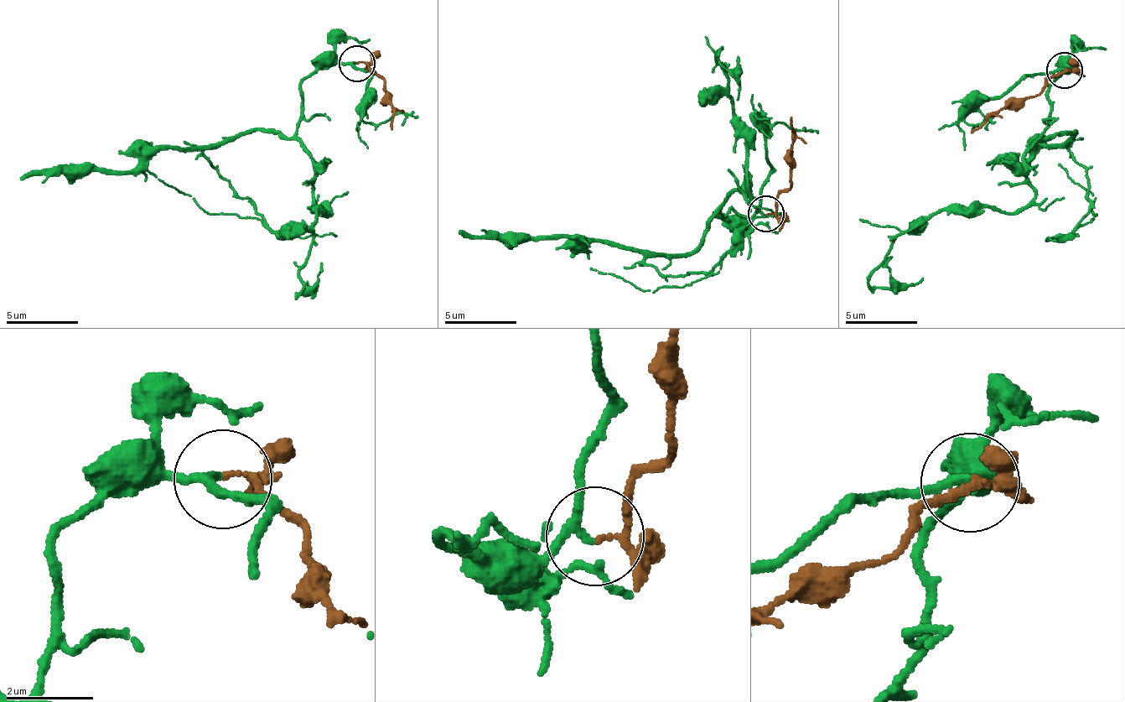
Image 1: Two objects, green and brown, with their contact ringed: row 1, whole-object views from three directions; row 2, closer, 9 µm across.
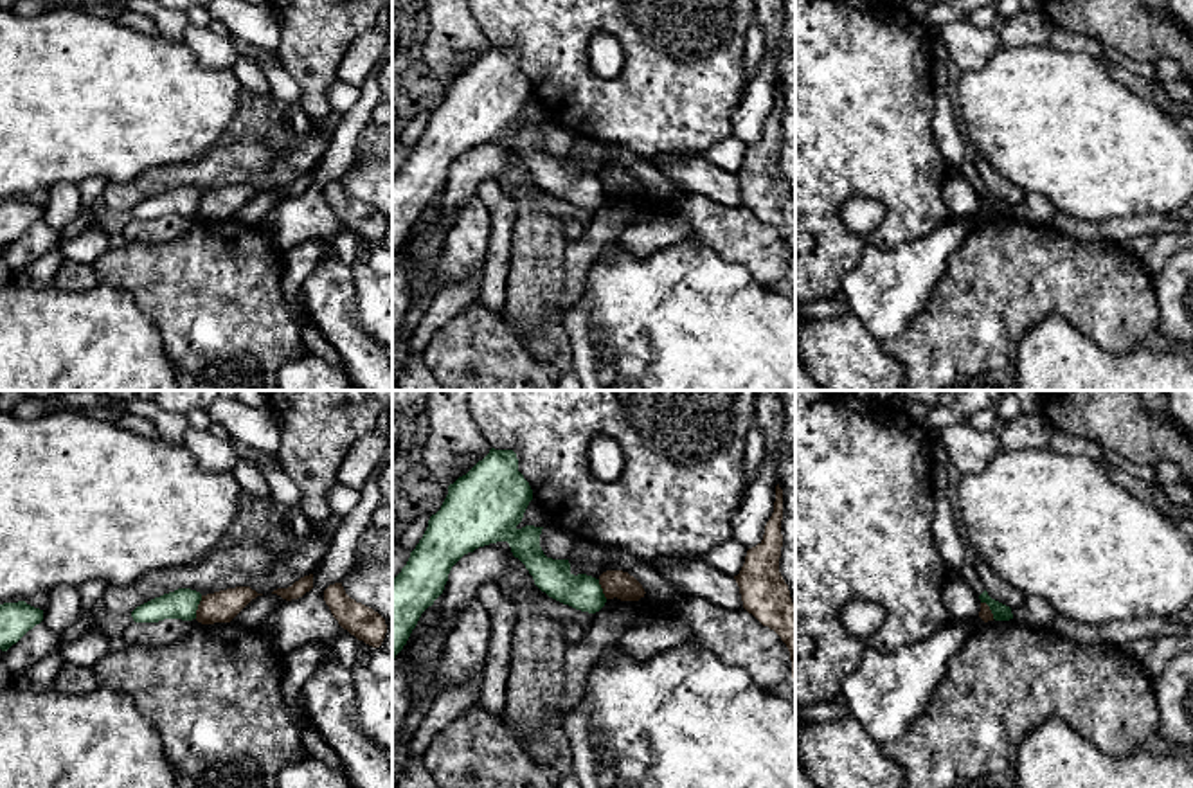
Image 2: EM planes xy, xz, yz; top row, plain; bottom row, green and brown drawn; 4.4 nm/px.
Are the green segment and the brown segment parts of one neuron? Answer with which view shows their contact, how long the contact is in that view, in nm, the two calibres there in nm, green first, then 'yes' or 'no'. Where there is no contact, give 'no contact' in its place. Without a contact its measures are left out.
meets green in xy; contact 110 nm long; 140 nm thick on the green side, 140 nm on the other; no

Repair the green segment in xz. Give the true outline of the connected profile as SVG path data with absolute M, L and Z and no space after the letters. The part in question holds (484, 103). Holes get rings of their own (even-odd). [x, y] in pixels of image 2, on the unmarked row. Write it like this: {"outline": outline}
{"outline": "M495 47L479 58L466 72L448 83L441 106L430 113L428 124L410 149L407 162L392 175L392 257L407 241L421 210L443 191L452 164L468 149L479 144L507 139L534 176L534 182L549 194L576 207L596 210L606 194L599 176L570 169L569 157L547 155L540 144L543 124L525 122L518 126L524 110L533 97L533 86L518 68L518 56L513 47Z"}

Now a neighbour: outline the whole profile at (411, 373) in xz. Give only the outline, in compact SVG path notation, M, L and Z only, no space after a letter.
M414 227L403 246L392 257L392 383L398 390L444 390L432 371L425 365L421 353L410 351L410 335L403 333L407 313L414 304L410 286L408 246L417 237Z

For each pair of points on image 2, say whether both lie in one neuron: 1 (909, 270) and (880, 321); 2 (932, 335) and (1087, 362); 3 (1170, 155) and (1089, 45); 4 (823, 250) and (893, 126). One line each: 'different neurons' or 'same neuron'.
1: same neuron
2: different neurons
3: different neurons
4: same neuron

